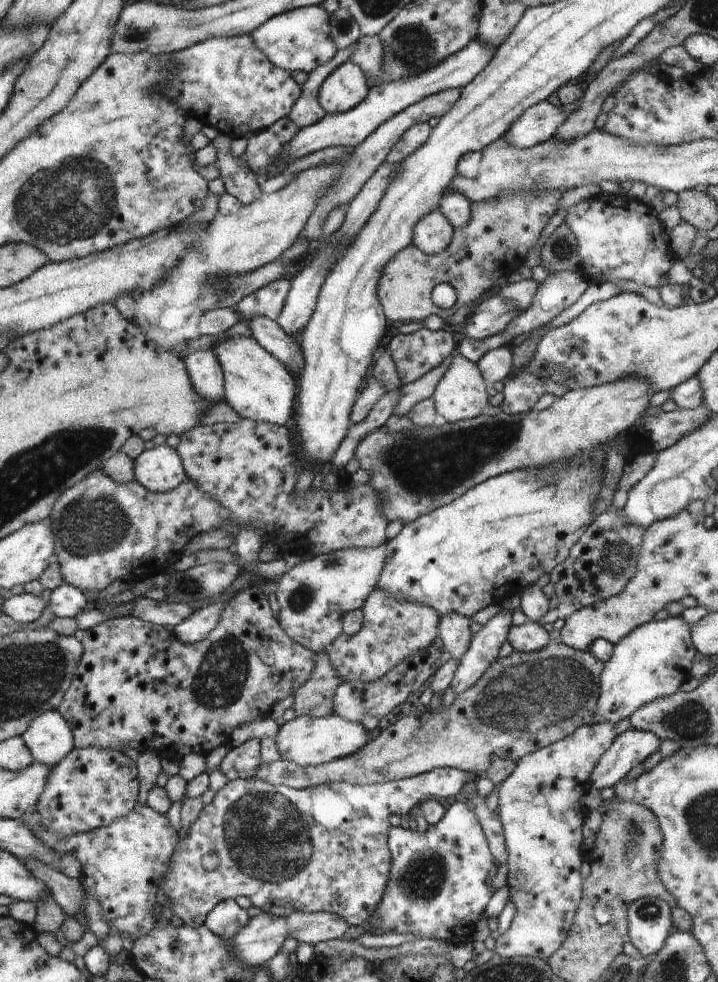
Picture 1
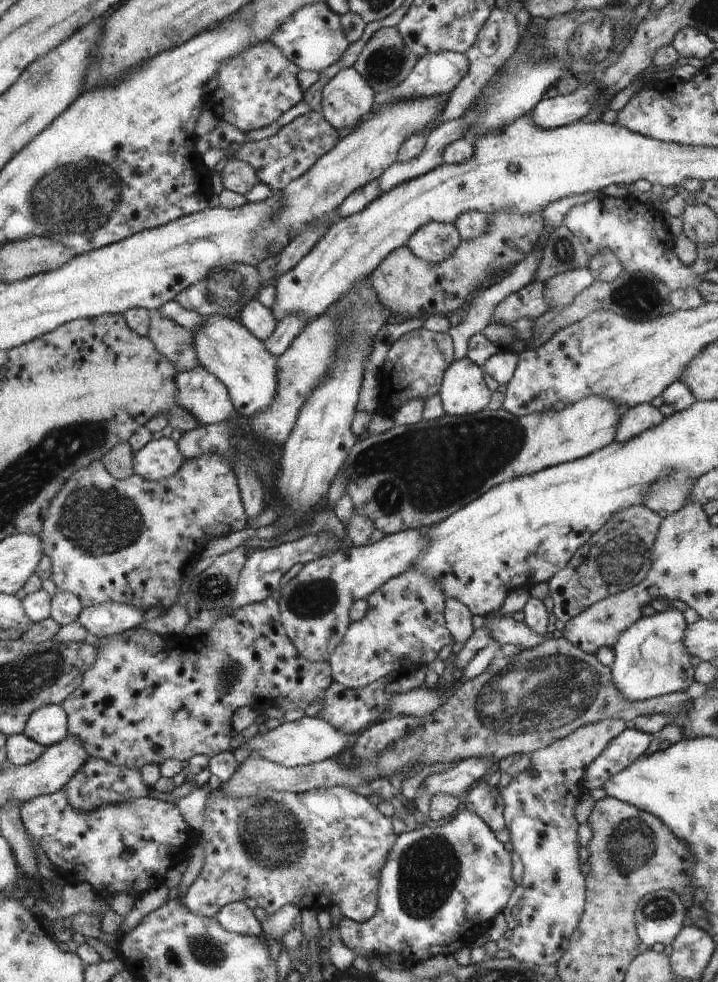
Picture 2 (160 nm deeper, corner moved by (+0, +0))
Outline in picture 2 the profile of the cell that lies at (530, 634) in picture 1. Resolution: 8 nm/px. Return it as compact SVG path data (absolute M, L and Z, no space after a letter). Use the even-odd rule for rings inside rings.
M490 614L486 616L485 626L491 632L491 638L503 644L514 644L531 649L542 644L546 636L535 633L524 621L519 622L512 615Z

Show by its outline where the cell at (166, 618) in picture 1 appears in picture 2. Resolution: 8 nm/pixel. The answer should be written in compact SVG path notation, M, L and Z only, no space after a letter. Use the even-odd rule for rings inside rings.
M107 602L84 607L77 620L94 636L114 637L144 622L143 615L144 611L129 604Z

